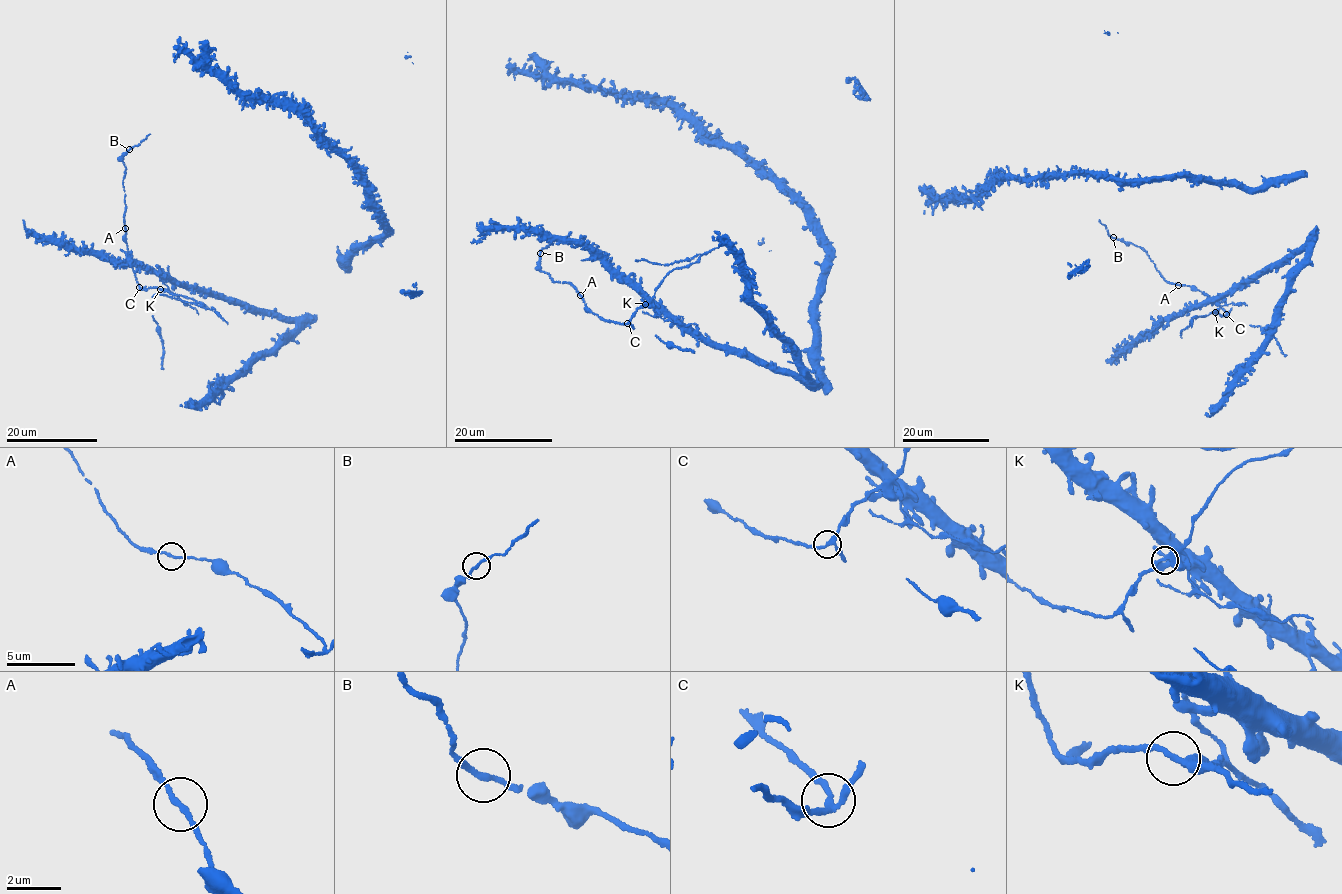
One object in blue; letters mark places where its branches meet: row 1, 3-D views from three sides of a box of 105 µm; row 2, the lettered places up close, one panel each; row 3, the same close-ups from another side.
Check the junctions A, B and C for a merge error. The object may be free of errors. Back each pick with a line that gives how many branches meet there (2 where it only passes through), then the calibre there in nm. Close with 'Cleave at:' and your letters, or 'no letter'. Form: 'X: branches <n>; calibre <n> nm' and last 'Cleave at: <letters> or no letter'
C: branches 3; calibre 190 nm
Cleave at: C

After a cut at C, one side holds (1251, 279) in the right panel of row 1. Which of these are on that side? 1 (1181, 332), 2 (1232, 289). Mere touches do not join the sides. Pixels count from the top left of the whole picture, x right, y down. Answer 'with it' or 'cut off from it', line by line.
1: cut off from it
2: with it

